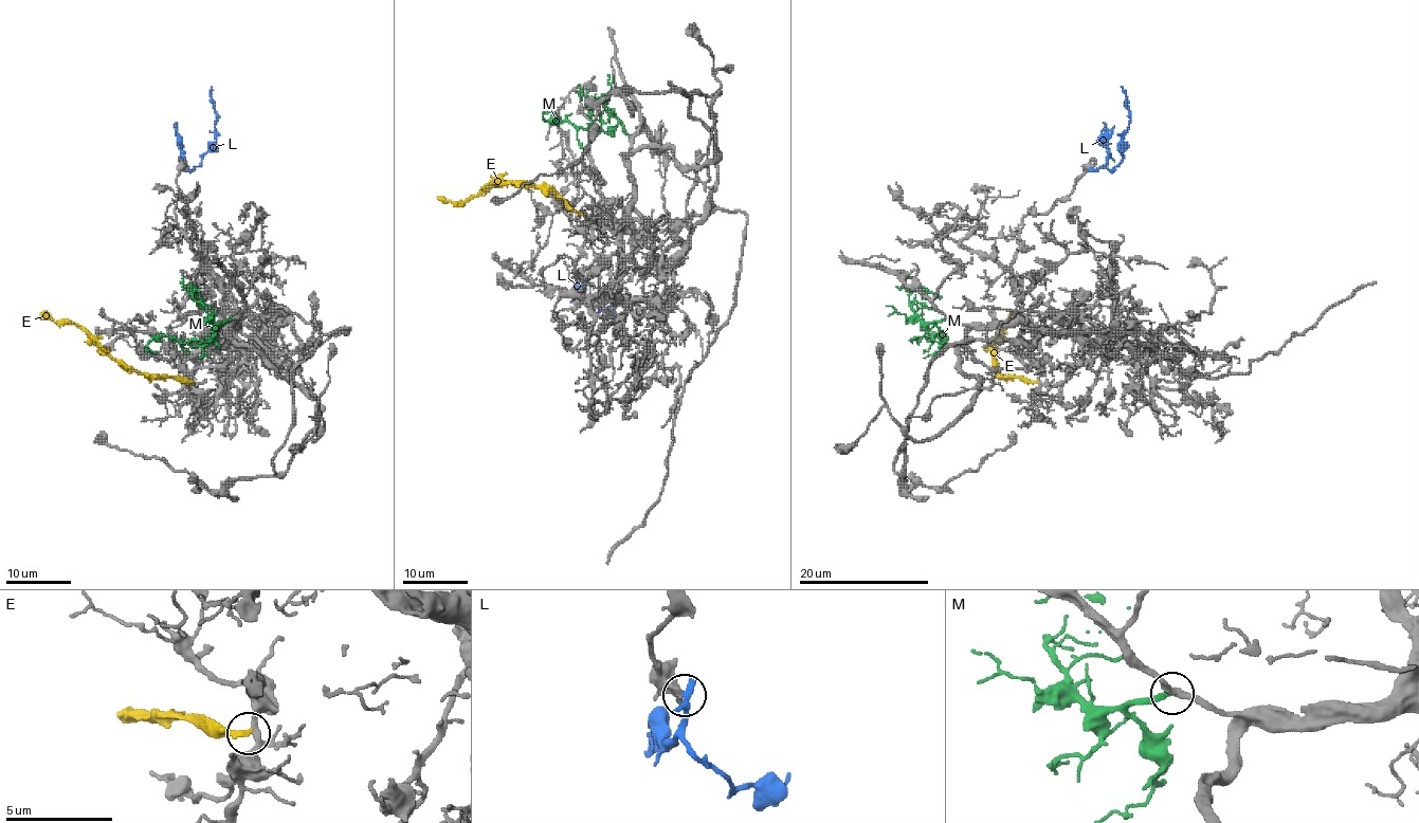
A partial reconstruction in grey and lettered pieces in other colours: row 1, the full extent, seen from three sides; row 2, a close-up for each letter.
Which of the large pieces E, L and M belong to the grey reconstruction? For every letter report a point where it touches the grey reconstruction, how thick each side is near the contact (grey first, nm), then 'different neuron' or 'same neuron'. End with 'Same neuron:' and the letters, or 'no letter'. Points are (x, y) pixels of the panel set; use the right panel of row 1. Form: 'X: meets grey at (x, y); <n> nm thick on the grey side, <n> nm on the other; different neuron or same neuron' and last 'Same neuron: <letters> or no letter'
E: meets grey at (1037, 382); 240 nm thick on the grey side, 300 nm on the other; different neuron
L: meets grey at (1093, 169); 360 nm thick on the grey side, 440 nm on the other; different neuron
M: meets grey at (947, 318); 300 nm thick on the grey side, 240 nm on the other; same neuron
Same neuron: M

